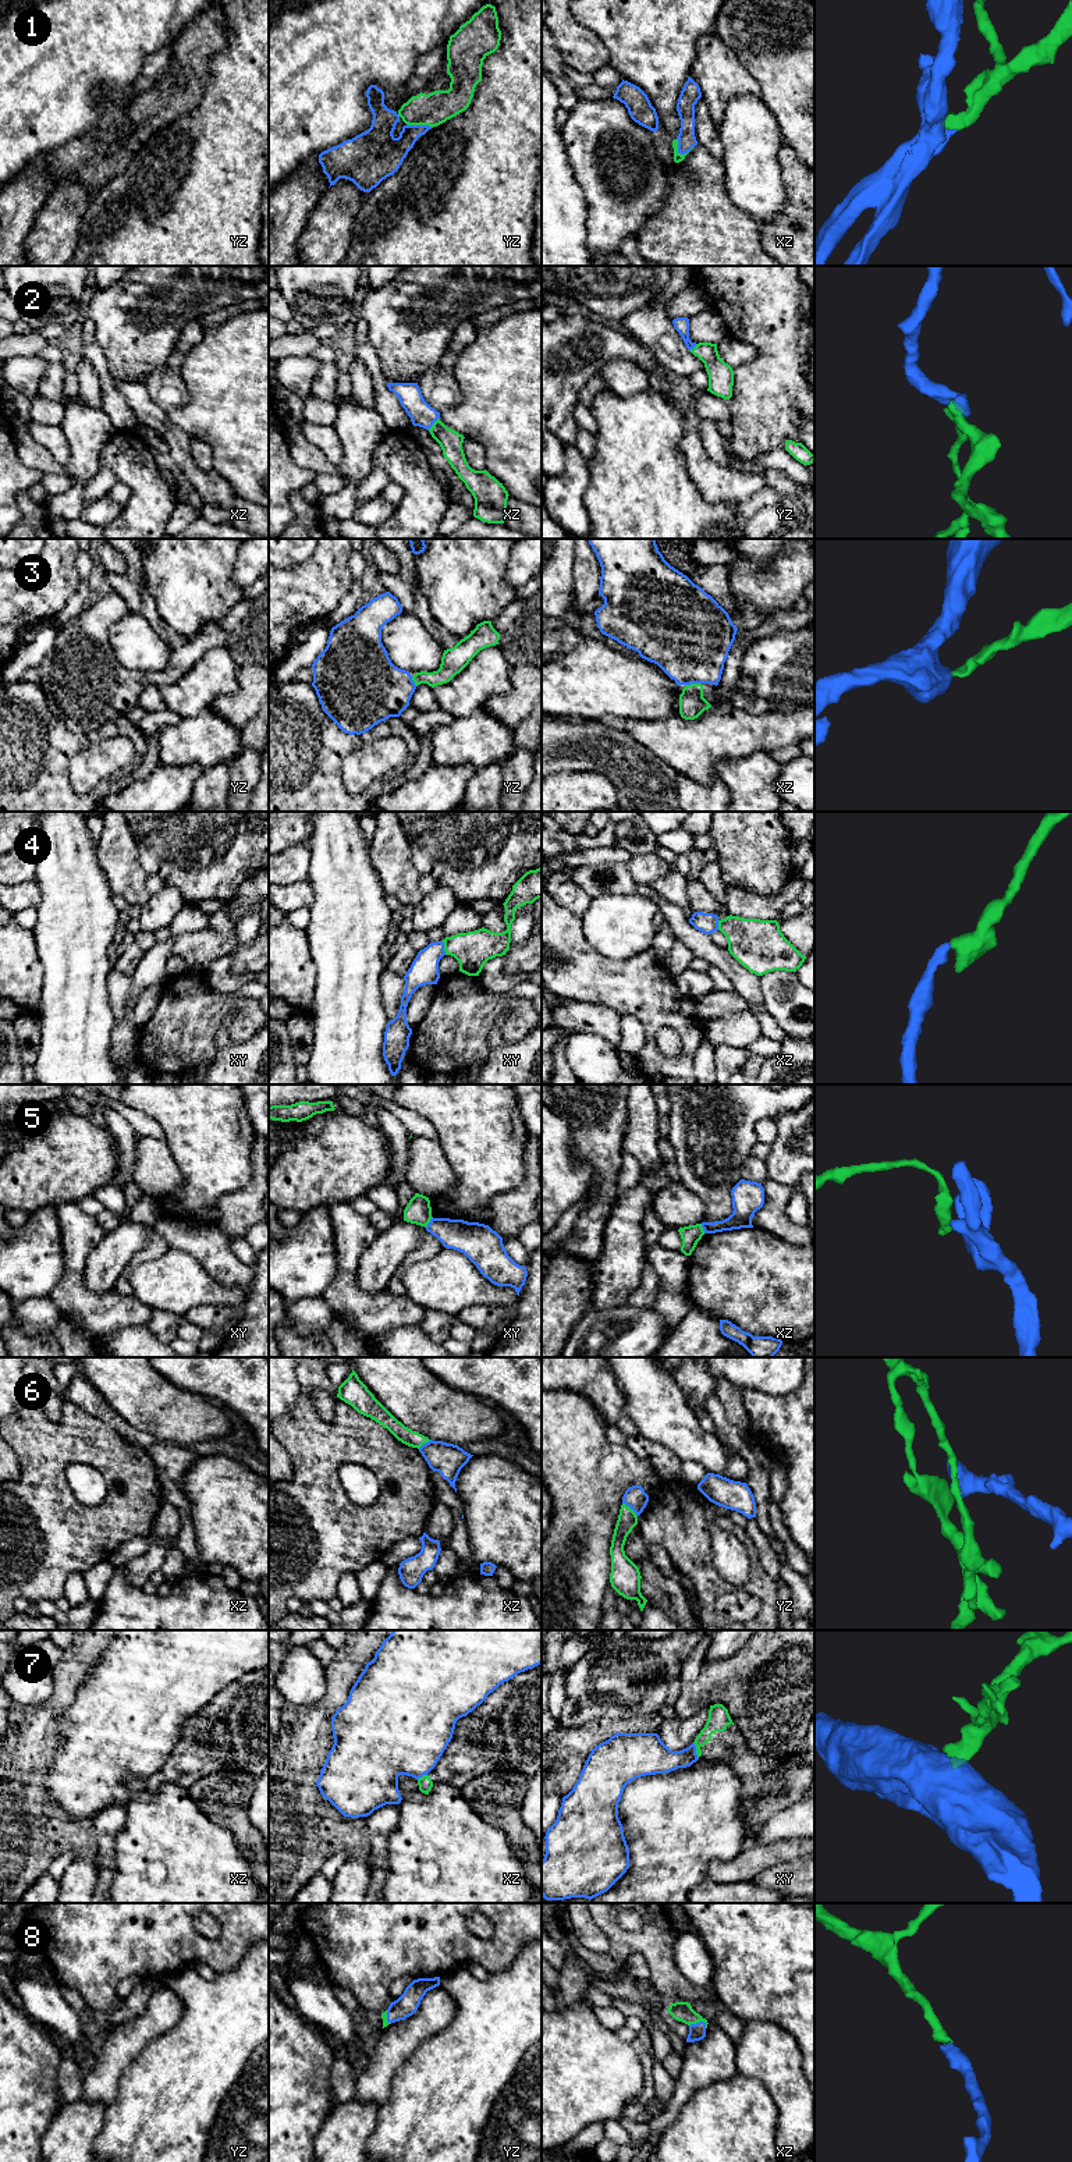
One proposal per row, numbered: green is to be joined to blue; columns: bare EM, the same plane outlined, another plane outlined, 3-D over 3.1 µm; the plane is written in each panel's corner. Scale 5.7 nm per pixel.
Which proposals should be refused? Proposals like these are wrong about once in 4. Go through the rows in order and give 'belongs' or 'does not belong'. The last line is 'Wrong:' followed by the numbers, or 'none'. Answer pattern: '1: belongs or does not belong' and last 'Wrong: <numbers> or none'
1: belongs
2: belongs
3: belongs
4: belongs
5: does not belong
6: does not belong
7: does not belong
8: belongs
Wrong: 5, 6, 7

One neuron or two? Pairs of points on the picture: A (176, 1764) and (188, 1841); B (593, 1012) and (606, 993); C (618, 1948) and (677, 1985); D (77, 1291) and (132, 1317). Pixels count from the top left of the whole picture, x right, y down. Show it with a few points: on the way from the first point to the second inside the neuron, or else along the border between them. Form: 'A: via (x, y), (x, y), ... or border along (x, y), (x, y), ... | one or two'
A: border along (160, 1784), (177, 1784), (187, 1789) | two
B: border along (565, 998), (606, 1004), (621, 1016) | two
C: via (634, 1948), (643, 1948), (663, 1970) | one
D: via (91, 1305), (98, 1312), (119, 1312) | one

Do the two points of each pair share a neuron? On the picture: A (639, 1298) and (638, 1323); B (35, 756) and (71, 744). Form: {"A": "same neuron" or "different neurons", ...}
{"A": "different neurons", "B": "same neuron"}

